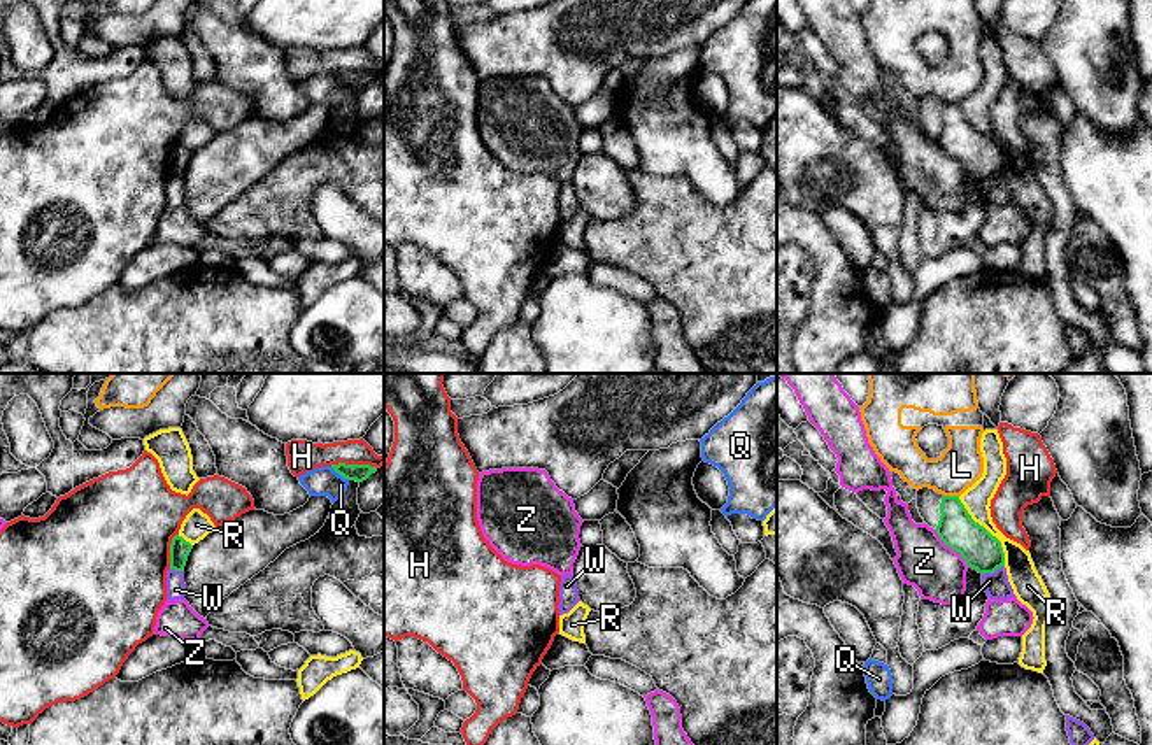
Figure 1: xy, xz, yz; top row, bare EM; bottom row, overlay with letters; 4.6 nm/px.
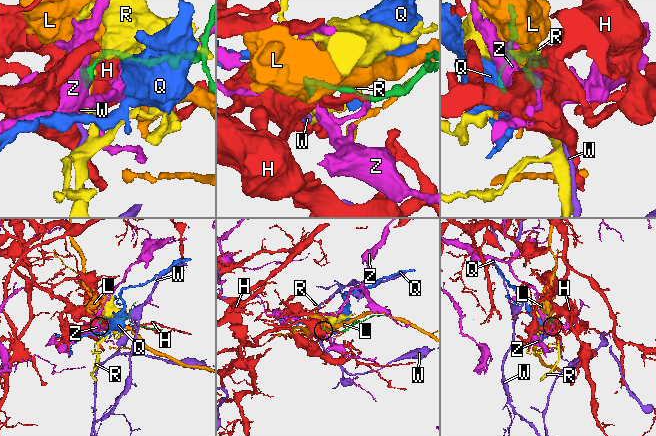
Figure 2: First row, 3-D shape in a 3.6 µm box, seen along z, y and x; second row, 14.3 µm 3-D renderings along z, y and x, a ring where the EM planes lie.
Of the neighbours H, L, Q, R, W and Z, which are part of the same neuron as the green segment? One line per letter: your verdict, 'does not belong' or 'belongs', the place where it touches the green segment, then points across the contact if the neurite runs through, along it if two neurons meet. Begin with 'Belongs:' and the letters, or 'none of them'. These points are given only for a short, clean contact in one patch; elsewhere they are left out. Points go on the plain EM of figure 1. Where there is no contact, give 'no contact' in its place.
Belongs: W
H: does not belong; contact xy (353, 72)
L: does not belong; contact yz (951, 104)
Q: does not belong; contact xy (339, 81); border xy (330, 74), (348, 88)
R: does not belong; contact yz (986, 137); border yz (958, 104), (967, 120), (1000, 149), (1005, 172)
W: belongs; contact yz (993, 179); way yz (981, 158), (989, 167), (993, 179), (996, 191)
Z: does not belong; contact yz (952, 156); border yz (933, 137), (970, 174)

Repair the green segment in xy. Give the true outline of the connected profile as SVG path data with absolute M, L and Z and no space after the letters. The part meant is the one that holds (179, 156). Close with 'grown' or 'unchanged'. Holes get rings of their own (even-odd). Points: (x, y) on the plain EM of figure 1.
M175 142L170 151L170 175L167 179L167 207L184 207L186 191L184 191L184 174L193 153L182 144Z; grown

